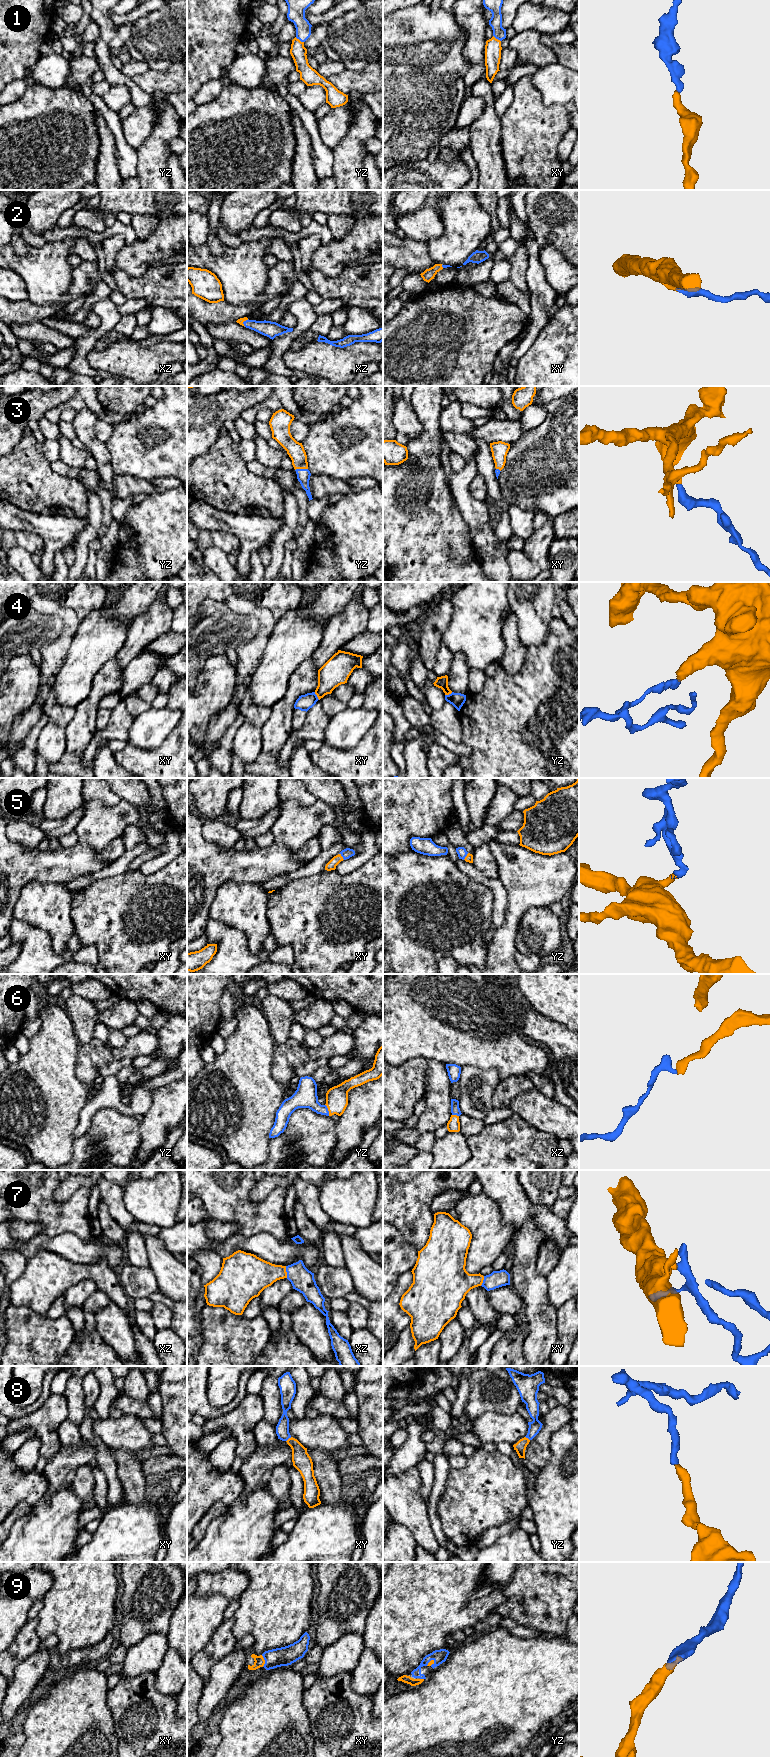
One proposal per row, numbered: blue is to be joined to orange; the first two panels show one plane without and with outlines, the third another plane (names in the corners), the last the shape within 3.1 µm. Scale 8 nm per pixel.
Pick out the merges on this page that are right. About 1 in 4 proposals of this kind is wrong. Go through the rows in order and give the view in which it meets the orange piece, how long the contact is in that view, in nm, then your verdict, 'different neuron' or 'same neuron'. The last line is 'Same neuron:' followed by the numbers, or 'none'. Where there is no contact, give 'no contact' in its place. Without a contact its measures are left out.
1: yz | 80 nm | same neuron
2: xz | 70 nm | same neuron
3: yz | 110 nm | same neuron
4: xy | 80 nm | different neuron
5: xy | 70 nm | same neuron
6: yz | 100 nm | same neuron
7: xz | 100 nm | same neuron
8: xy | 60 nm | same neuron
9: xy | 100 nm | same neuron
Same neuron: 1, 2, 3, 5, 6, 7, 8, 9

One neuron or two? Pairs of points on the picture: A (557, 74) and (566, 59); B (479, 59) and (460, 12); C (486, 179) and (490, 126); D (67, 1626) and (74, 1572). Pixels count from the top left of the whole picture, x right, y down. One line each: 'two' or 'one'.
A: two
B: one
C: one
D: one

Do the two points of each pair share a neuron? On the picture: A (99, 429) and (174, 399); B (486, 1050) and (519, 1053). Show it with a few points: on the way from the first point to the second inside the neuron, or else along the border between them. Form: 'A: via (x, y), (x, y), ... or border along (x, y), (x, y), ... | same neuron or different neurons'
A: border along (114, 426), (111, 435), (105, 442) | different neurons
B: via (494, 1050), (504, 1050), (507, 1053), (511, 1053) | same neuron

